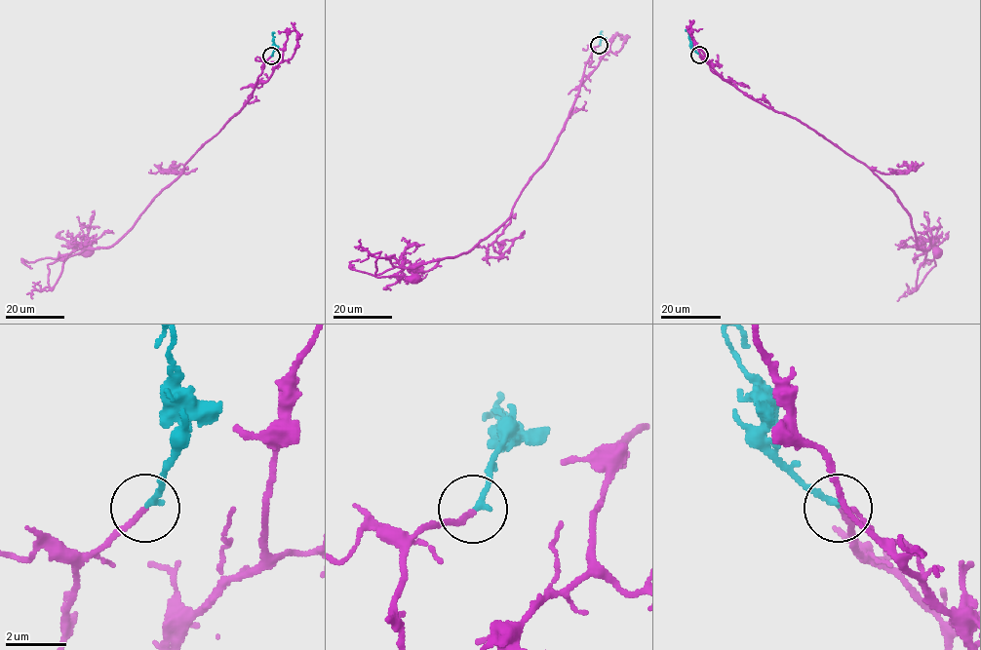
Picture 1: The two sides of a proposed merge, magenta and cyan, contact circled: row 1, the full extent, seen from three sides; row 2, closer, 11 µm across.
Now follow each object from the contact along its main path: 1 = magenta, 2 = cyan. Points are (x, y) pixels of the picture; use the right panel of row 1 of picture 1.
1: (699, 55), (724, 80), (865, 163), (893, 191), (910, 216), (917, 245), (926, 251), (916, 289), (937, 254)
2: (699, 55), (685, 30)

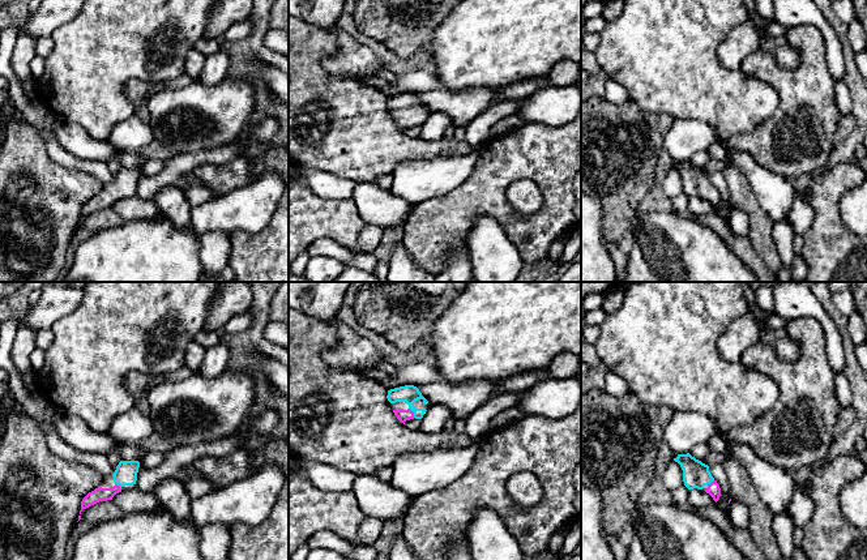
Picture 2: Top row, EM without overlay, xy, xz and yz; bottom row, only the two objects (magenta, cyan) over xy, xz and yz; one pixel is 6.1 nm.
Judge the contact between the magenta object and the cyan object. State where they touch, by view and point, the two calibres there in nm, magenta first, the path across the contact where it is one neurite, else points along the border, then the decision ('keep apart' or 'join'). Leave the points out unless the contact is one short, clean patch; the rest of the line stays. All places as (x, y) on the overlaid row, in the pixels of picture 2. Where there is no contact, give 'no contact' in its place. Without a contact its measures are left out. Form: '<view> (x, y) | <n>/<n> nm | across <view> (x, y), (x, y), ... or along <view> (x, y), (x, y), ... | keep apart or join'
xz (413, 413) | 80/110 nm | across xz (402, 415), (413, 413), (409, 393) | join

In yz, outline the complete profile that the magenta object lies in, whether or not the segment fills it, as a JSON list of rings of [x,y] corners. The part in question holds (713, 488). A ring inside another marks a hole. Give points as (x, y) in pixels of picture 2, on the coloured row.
[[[689,453],[678,454],[674,461],[680,465],[683,470],[683,482],[688,490],[702,490],[706,486],[708,488],[705,490],[705,492],[709,493],[716,503],[719,500],[721,488],[712,476],[708,465],[696,459]]]

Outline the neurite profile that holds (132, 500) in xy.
[[[136,488],[116,493],[112,497],[112,501],[124,512],[124,514],[153,512],[162,508],[161,503],[151,492],[141,492]]]

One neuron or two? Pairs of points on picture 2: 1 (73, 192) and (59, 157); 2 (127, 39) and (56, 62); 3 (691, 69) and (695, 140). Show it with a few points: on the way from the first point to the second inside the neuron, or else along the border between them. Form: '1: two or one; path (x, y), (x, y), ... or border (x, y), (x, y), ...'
1: two; border (45, 142), (47, 154), (55, 162), (92, 175)
2: one; path (110, 41), (88, 62), (73, 62)
3: two; border (675, 119), (703, 120), (714, 129), (718, 139)

